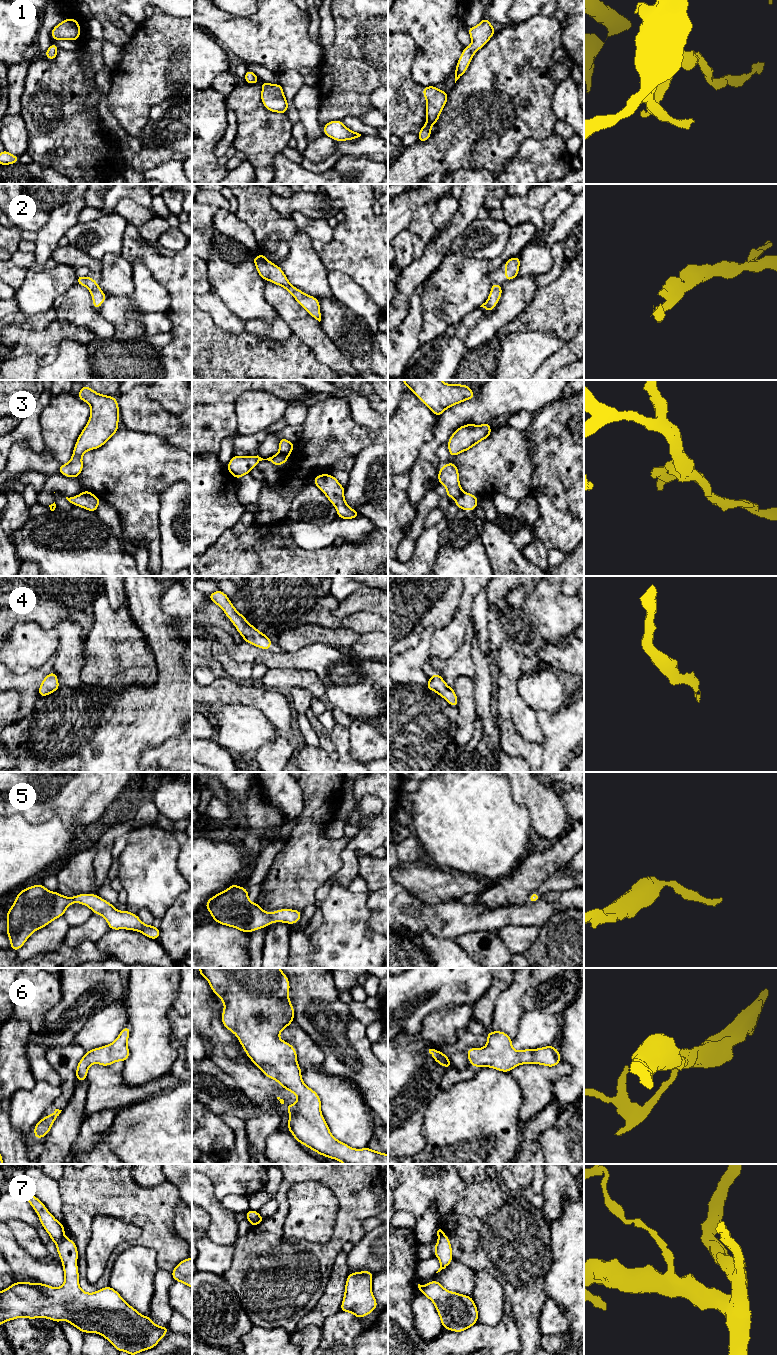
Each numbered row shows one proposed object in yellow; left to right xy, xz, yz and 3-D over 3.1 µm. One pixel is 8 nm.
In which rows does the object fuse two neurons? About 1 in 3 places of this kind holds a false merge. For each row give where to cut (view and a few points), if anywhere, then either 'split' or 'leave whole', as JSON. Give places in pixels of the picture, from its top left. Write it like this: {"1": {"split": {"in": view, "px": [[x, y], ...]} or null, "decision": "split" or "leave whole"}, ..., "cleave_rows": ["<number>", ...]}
{"1": {"split": null, "decision": "leave whole"}, "2": {"split": null, "decision": "leave whole"}, "3": {"split": {"in": "xz", "px": [[279, 452], [288, 454]]}, "decision": "split"}, "4": {"split": null, "decision": "leave whole"}, "5": {"split": null, "decision": "leave whole"}, "6": {"split": null, "decision": "leave whole"}, "7": {"split": {"in": "xy", "px": [[63, 1235], [56, 1243]]}, "decision": "split"}, "cleave_rows": ["3", "7"]}

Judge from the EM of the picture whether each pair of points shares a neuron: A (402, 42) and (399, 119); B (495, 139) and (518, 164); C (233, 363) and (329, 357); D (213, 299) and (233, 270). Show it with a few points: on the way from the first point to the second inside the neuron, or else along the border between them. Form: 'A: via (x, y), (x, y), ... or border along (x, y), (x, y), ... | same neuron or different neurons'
A: via (399, 61), (399, 100) | same neuron
B: border along (527, 138), (499, 173) | different neurons
C: border along (300, 340), (313, 352), (319, 362), (330, 369) | different neurons
D: border along (215, 292), (232, 312) | different neurons

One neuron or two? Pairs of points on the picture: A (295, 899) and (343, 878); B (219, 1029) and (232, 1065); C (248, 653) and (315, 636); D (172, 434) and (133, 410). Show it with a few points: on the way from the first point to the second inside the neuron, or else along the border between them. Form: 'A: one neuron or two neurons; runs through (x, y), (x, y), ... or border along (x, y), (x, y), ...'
A: two neurons; border along (334, 874), (319, 887), (316, 892), (316, 899)
B: one neuron; runs through (221, 1038), (221, 1055), (223, 1057)
C: two neurons; border along (308, 645), (293, 652), (285, 652)
D: one neuron; runs through (162, 424), (143, 414)

